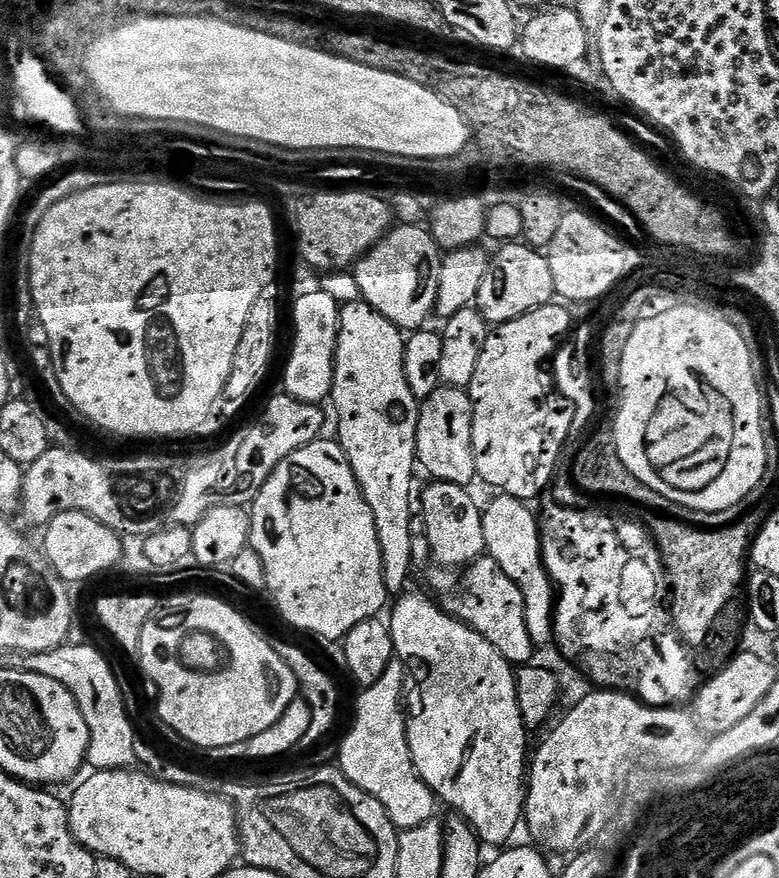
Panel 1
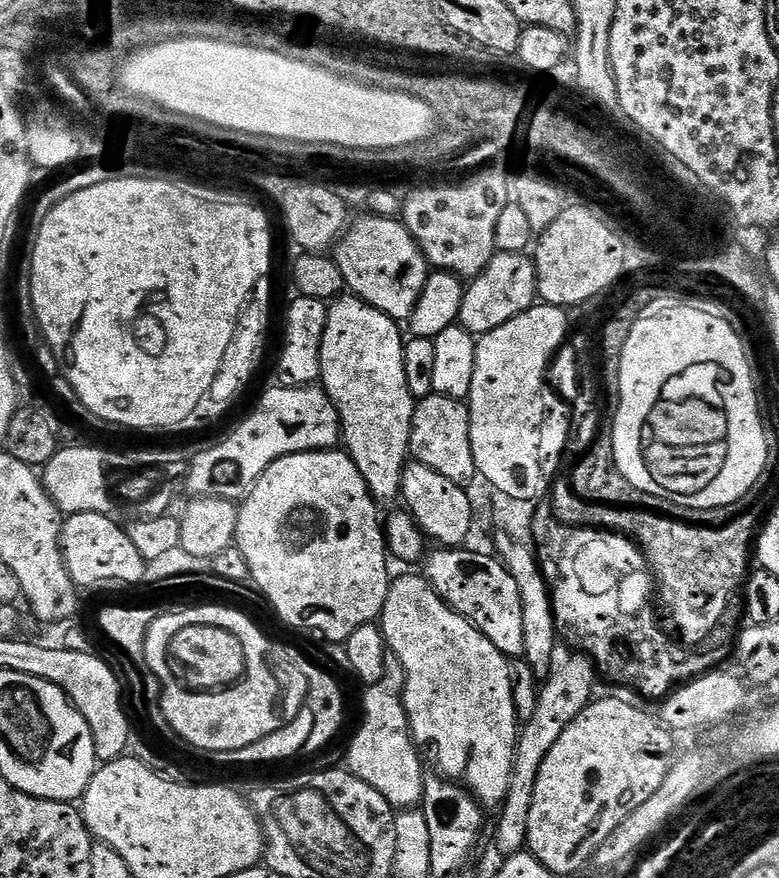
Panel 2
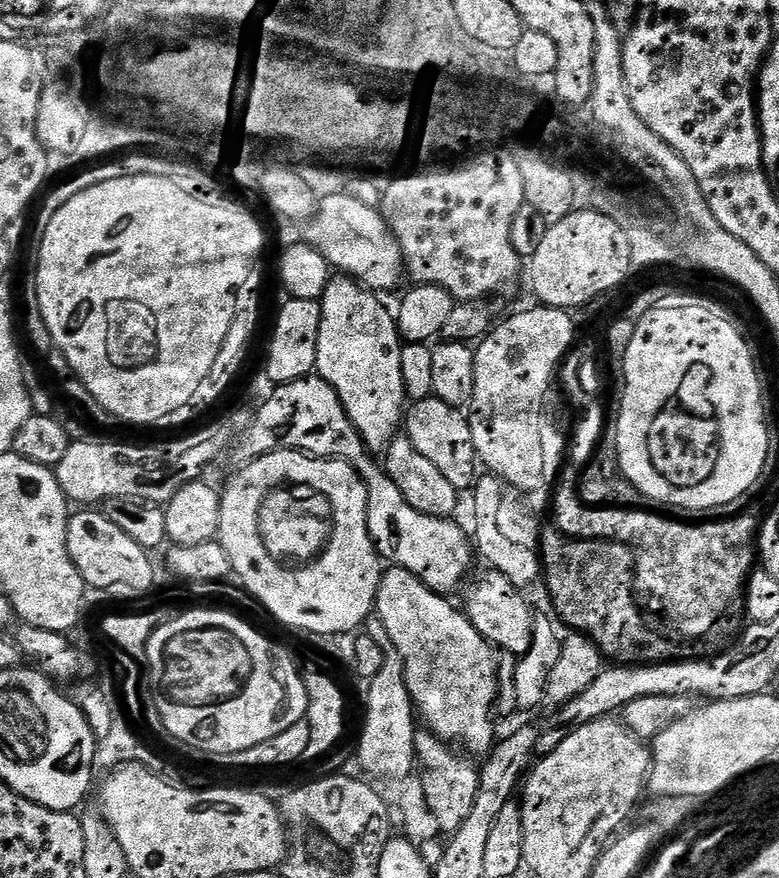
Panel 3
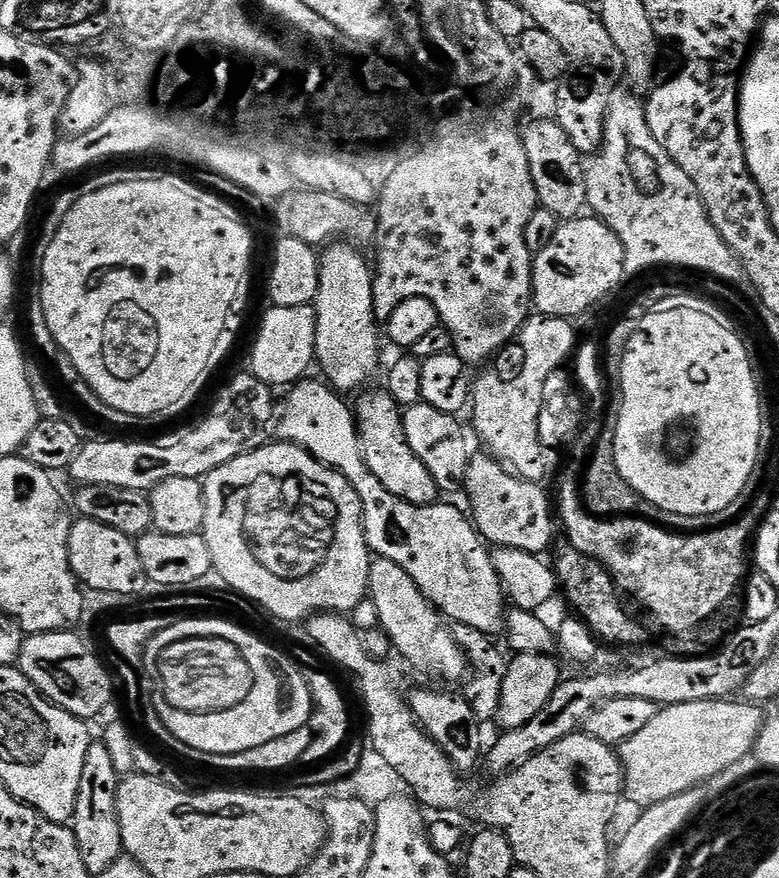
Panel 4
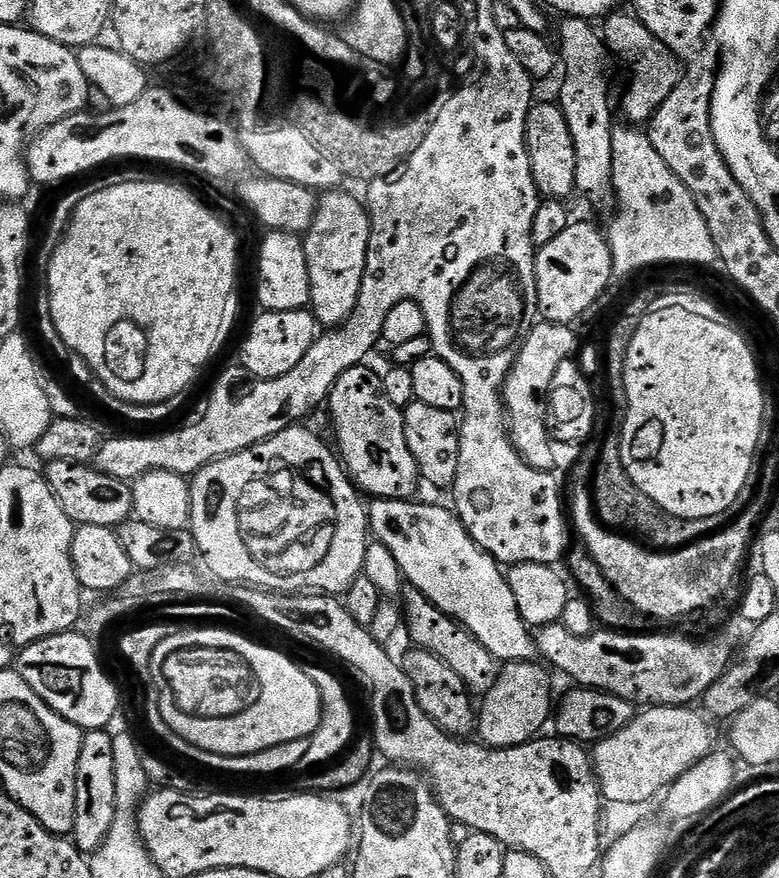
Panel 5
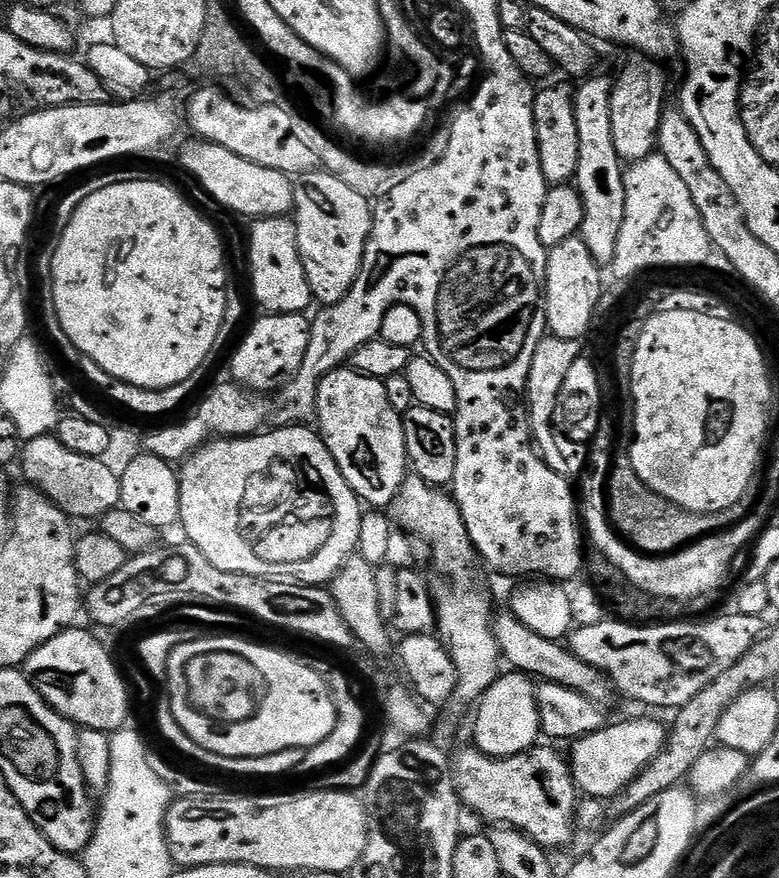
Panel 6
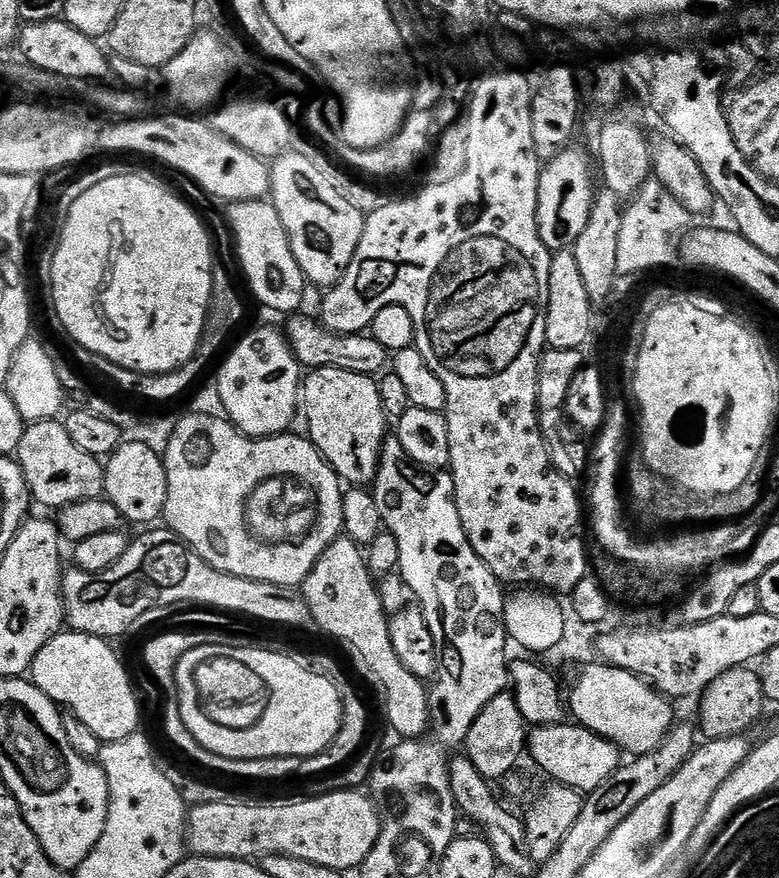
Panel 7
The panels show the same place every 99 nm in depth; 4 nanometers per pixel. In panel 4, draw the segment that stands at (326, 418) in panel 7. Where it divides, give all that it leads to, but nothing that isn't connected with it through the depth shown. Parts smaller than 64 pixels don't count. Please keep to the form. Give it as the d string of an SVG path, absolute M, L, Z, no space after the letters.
M383 387L373 392L364 390L355 397L354 411L356 423L360 426L360 441L364 457L378 480L392 494L411 504L435 504L441 495L439 485L430 474L430 470L422 464L422 458L414 454L404 429L402 409Z

